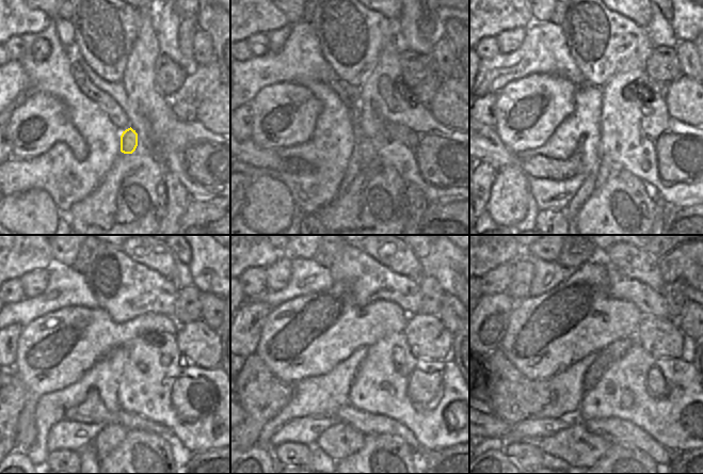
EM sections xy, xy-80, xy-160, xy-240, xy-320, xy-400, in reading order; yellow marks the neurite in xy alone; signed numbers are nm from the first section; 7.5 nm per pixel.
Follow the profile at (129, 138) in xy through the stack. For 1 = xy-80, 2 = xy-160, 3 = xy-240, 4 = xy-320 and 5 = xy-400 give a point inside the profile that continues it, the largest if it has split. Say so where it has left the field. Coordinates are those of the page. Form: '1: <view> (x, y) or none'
1: xy-80 (368, 154)
2: xy-160 (607, 169)
3: xy-240 (111, 436)
4: xy-320 (340, 440)
5: xy-400 (579, 447)

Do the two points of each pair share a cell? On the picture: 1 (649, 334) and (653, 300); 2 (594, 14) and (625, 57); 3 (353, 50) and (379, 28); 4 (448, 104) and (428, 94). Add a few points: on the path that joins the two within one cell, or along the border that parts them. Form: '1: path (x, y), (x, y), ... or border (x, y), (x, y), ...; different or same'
1: border (641, 313), (650, 313), (668, 318); different
2: path (594, 25), (614, 46); same
3: path (360, 44), (372, 31); same
4: border (443, 77), (443, 81), (435, 92), (429, 108); different

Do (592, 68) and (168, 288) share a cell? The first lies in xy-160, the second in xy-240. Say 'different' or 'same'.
same

